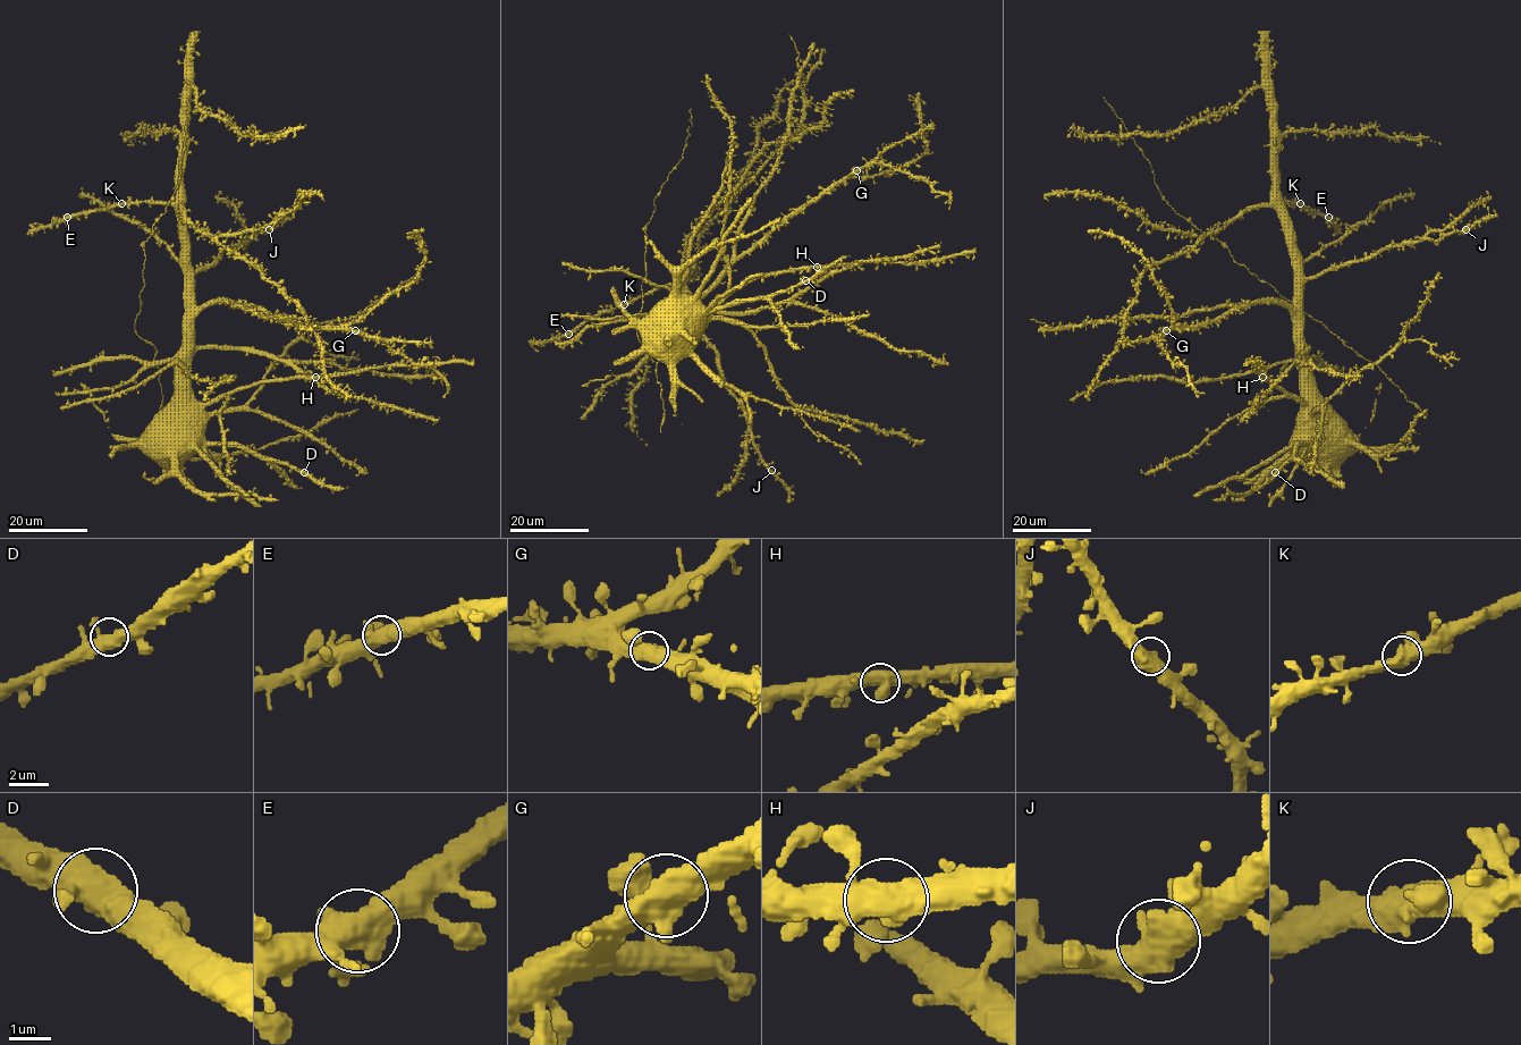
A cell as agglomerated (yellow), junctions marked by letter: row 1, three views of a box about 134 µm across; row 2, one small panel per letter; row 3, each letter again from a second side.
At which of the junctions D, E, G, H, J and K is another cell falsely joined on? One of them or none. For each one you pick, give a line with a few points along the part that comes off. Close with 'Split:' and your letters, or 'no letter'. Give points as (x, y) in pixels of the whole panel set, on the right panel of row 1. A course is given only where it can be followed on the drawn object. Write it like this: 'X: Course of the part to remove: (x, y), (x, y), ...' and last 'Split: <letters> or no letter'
Split: no letter

